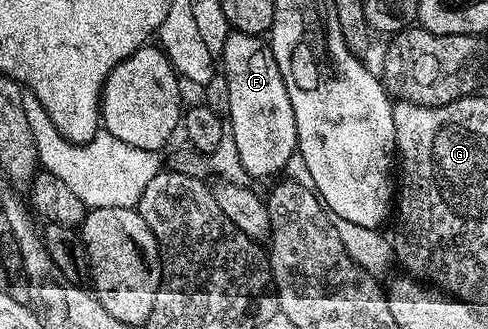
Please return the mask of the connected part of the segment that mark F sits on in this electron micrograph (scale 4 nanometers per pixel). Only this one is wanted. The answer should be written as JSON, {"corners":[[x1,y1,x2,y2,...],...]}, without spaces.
{"corners":[[229,32,221,53,230,92,228,127,234,137,243,172,266,177,285,170,297,152,296,121,287,87,269,44,257,34]]}

